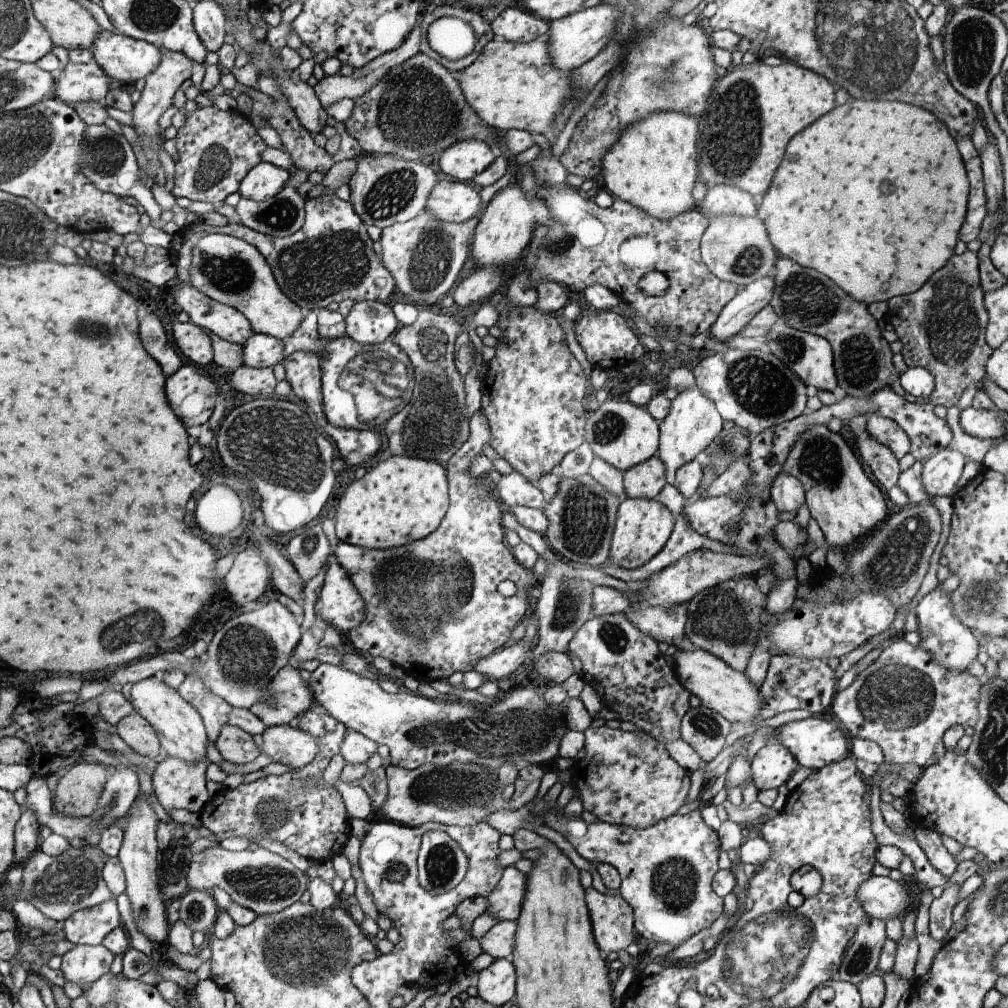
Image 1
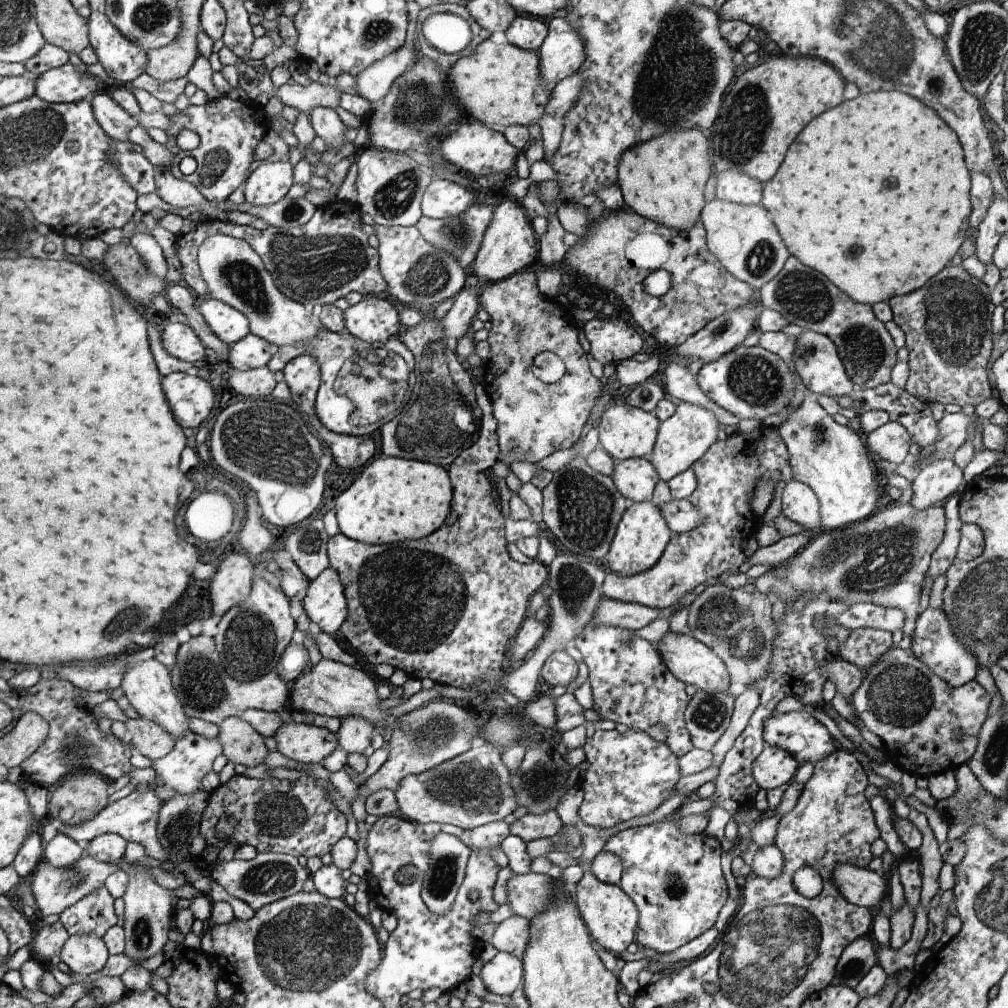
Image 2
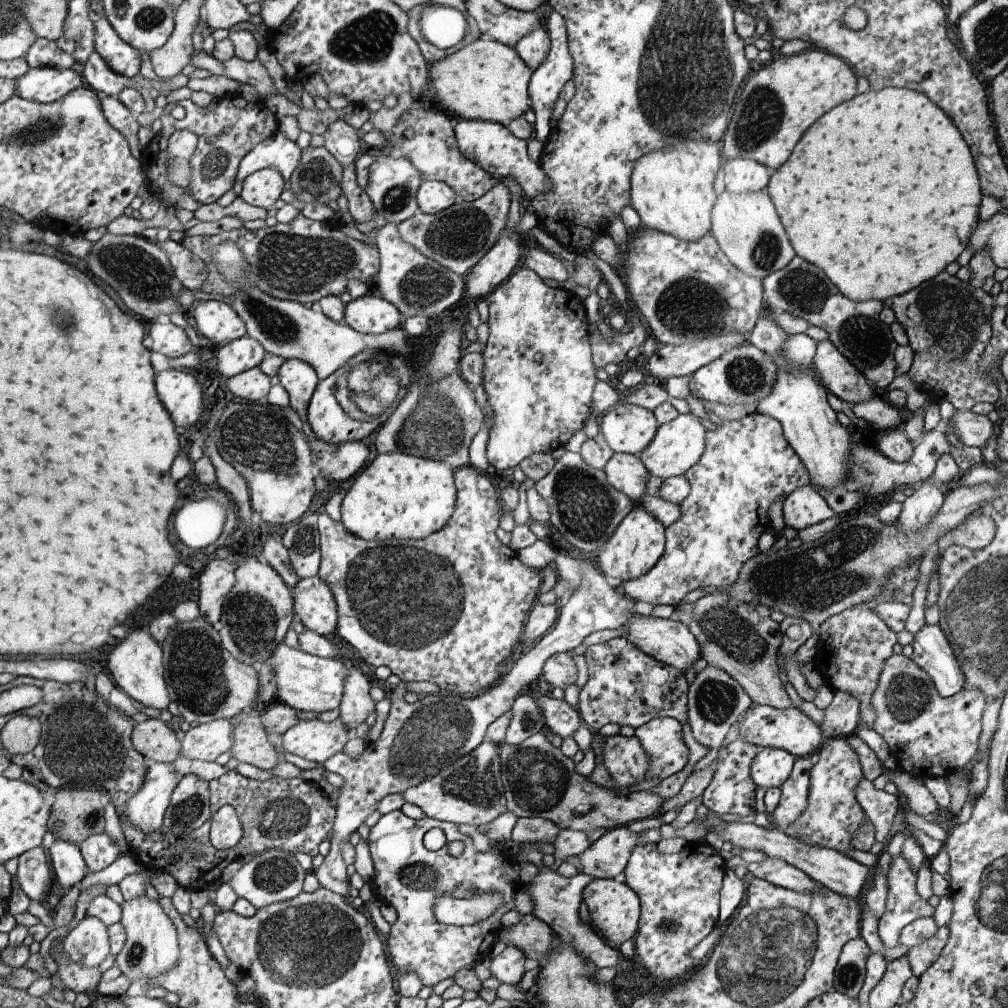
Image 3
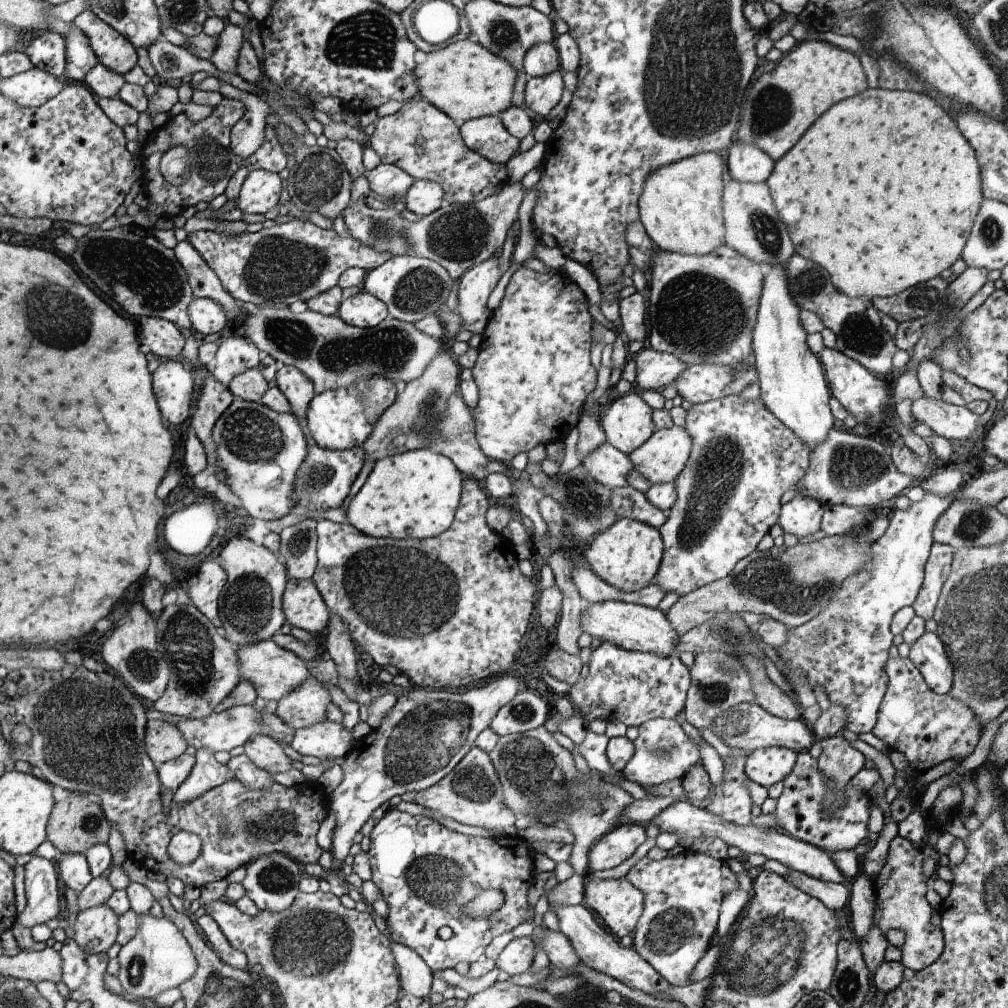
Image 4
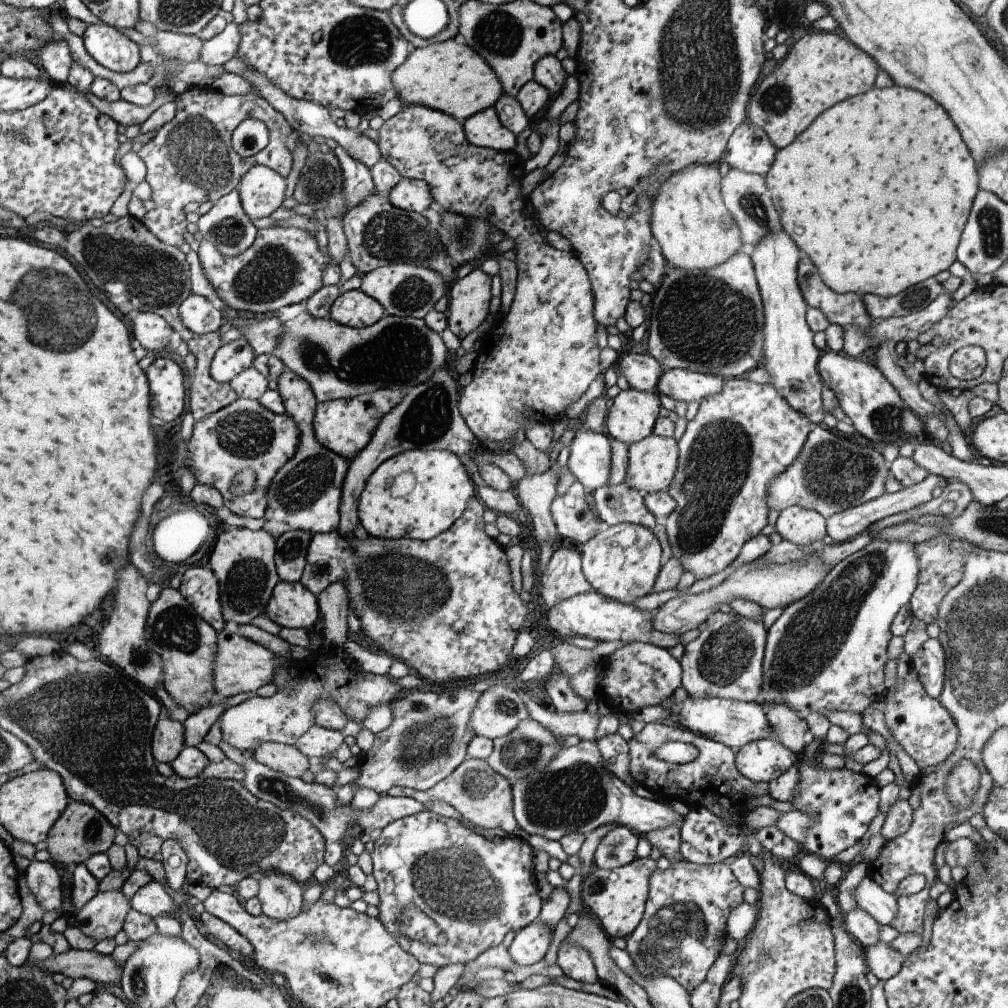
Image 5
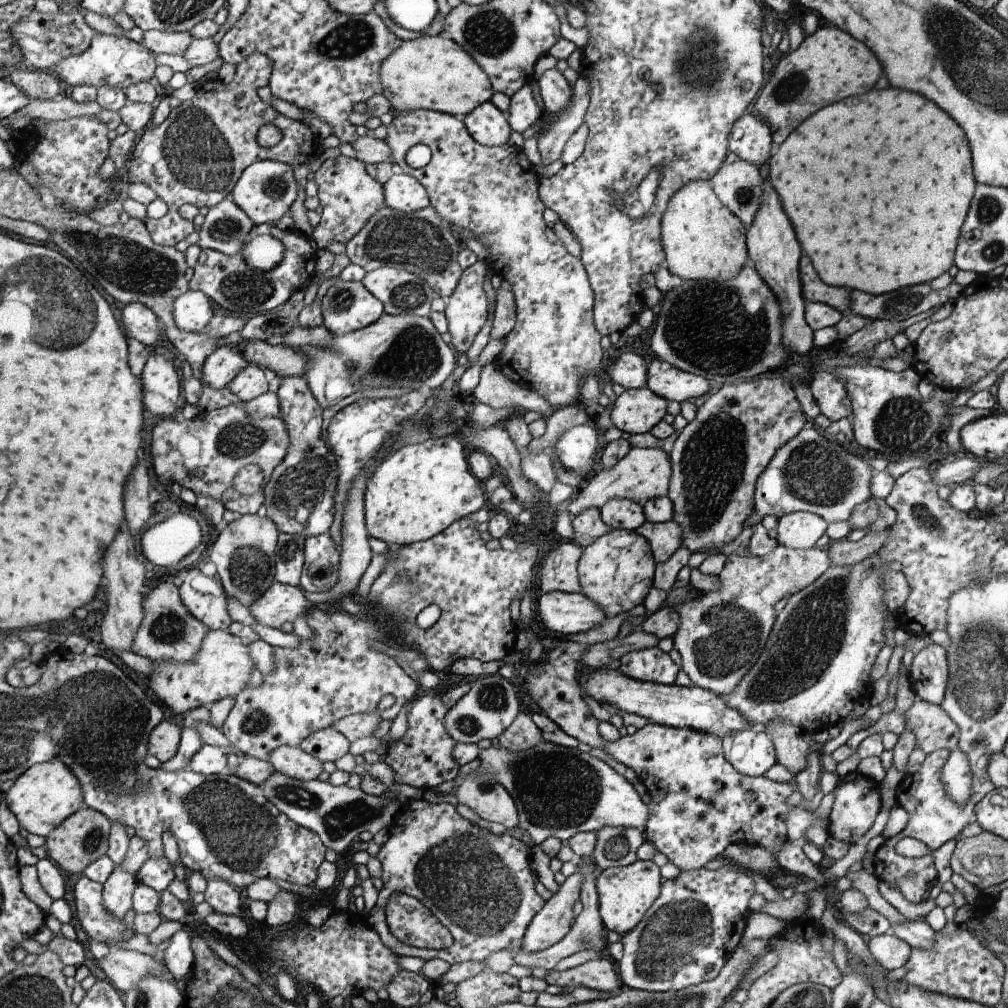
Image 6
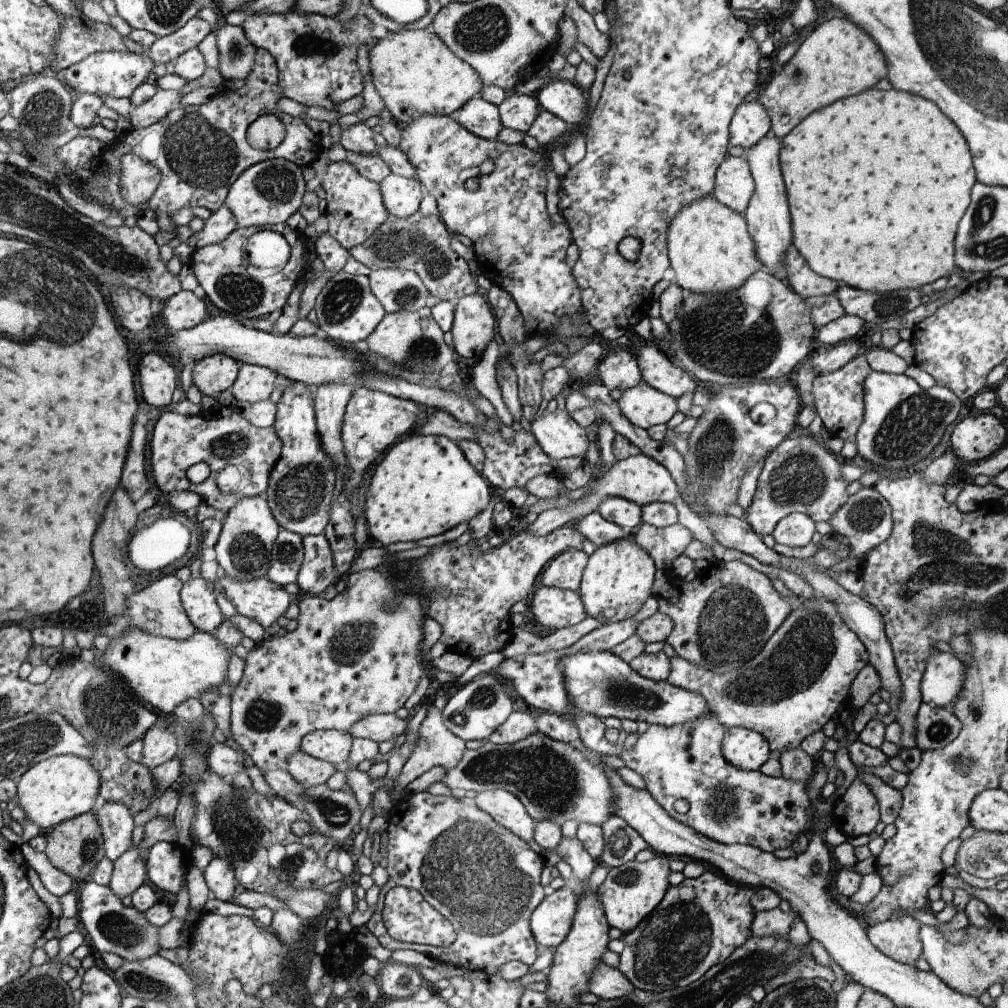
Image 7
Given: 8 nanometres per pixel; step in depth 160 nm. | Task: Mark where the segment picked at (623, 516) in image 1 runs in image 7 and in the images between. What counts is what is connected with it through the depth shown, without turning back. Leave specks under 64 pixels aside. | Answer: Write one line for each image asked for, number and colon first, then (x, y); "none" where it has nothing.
2: (642, 534)
3: (638, 542)
4: (627, 555)
5: (622, 562)
6: (616, 572)
7: (618, 578)

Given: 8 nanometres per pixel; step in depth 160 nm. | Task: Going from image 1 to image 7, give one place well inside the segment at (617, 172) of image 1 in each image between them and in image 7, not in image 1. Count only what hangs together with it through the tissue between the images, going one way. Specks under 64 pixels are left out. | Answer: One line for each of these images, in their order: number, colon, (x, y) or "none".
2: (664, 179)
3: (672, 189)
4: (681, 206)
5: (695, 231)
6: (702, 240)
7: (709, 248)

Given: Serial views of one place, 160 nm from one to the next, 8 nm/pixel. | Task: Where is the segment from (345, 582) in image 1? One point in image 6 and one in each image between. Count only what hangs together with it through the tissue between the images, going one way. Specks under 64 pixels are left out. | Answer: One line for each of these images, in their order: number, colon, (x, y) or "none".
2: (325, 603)
3: (314, 602)
4: (303, 606)
5: (294, 606)
6: (281, 603)

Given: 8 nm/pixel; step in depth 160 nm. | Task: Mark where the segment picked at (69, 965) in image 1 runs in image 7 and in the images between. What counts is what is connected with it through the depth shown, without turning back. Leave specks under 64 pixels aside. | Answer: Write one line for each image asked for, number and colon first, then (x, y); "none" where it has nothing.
2: (85, 953)
3: (88, 944)
4: (96, 928)
5: (104, 916)
6: (118, 891)
7: (129, 871)

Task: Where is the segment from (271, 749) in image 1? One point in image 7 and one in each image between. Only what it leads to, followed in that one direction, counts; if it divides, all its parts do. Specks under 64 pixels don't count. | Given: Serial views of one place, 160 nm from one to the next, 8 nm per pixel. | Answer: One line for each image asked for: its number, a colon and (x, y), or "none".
2: (303, 742)
3: (316, 740)
4: (327, 740)
5: (318, 741)
6: (328, 744)
7: (332, 745)

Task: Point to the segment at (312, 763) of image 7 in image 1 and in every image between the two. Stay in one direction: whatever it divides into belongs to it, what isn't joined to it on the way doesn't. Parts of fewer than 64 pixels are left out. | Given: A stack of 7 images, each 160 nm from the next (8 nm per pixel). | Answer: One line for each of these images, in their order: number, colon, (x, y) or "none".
1: (235, 745)
2: (242, 744)
3: (251, 745)
4: (266, 753)
5: (287, 759)
6: (293, 762)

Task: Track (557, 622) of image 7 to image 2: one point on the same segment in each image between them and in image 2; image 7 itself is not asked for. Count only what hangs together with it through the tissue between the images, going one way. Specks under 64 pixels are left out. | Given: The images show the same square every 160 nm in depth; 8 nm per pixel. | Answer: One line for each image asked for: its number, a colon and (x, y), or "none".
2: (690, 660)
3: (671, 642)
4: (630, 626)
5: (591, 614)
6: (566, 613)

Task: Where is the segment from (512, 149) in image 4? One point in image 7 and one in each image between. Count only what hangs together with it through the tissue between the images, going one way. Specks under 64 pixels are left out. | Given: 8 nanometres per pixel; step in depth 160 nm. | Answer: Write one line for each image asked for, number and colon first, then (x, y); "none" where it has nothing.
5: (484, 129)
6: (489, 126)
7: (482, 118)

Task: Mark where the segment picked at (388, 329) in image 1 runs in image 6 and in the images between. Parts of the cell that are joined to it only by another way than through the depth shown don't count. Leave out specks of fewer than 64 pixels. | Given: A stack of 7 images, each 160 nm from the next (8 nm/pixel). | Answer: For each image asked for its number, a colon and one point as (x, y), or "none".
2: (373, 319)
3: (368, 314)
4: (364, 310)
5: (354, 308)
6: (348, 306)

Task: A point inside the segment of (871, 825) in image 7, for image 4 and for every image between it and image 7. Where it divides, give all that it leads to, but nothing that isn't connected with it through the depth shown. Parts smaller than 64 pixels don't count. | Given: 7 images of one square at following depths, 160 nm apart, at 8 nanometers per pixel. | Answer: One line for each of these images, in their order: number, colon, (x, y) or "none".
4: (800, 808)
5: (845, 802)
6: (857, 804)

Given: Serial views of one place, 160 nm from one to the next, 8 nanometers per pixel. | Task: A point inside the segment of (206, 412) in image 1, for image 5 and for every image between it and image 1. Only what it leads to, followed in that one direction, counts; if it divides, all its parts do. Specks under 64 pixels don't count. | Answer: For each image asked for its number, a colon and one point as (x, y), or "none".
2: (191, 398)
3: (182, 394)
4: (173, 385)
5: (168, 396)

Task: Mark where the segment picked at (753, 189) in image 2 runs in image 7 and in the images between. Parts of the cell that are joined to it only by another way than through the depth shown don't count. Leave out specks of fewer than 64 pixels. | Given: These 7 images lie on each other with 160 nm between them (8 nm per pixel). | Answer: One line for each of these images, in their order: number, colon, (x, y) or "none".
3: (743, 175)
4: (746, 163)
5: (749, 149)
6: (750, 138)
7: (751, 123)

